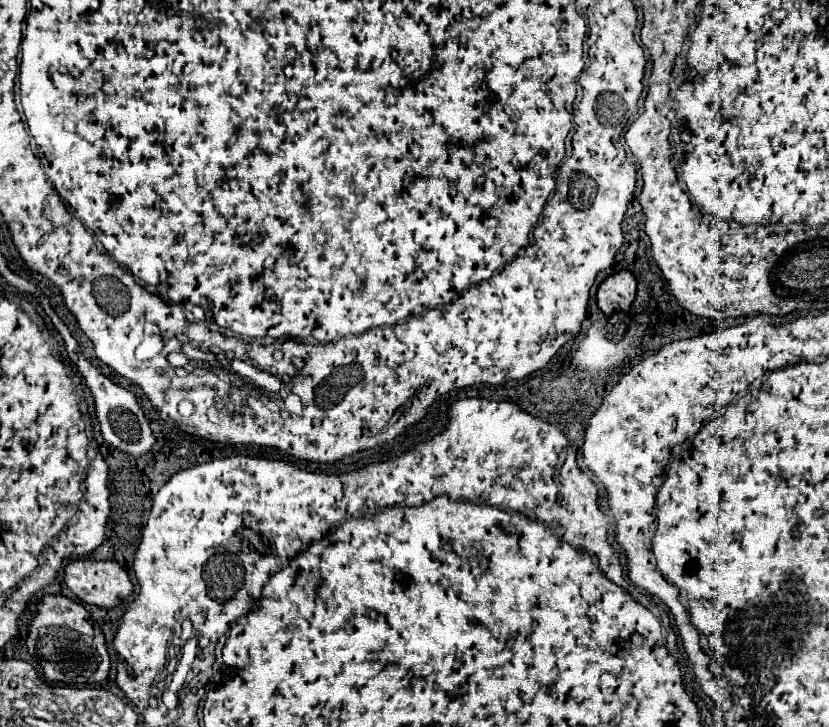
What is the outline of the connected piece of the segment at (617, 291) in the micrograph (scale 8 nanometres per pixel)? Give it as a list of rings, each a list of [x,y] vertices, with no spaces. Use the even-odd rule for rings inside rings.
[[[622,270],[618,274],[608,276],[598,288],[598,308],[610,316],[614,312],[630,310],[636,296],[636,278]]]

